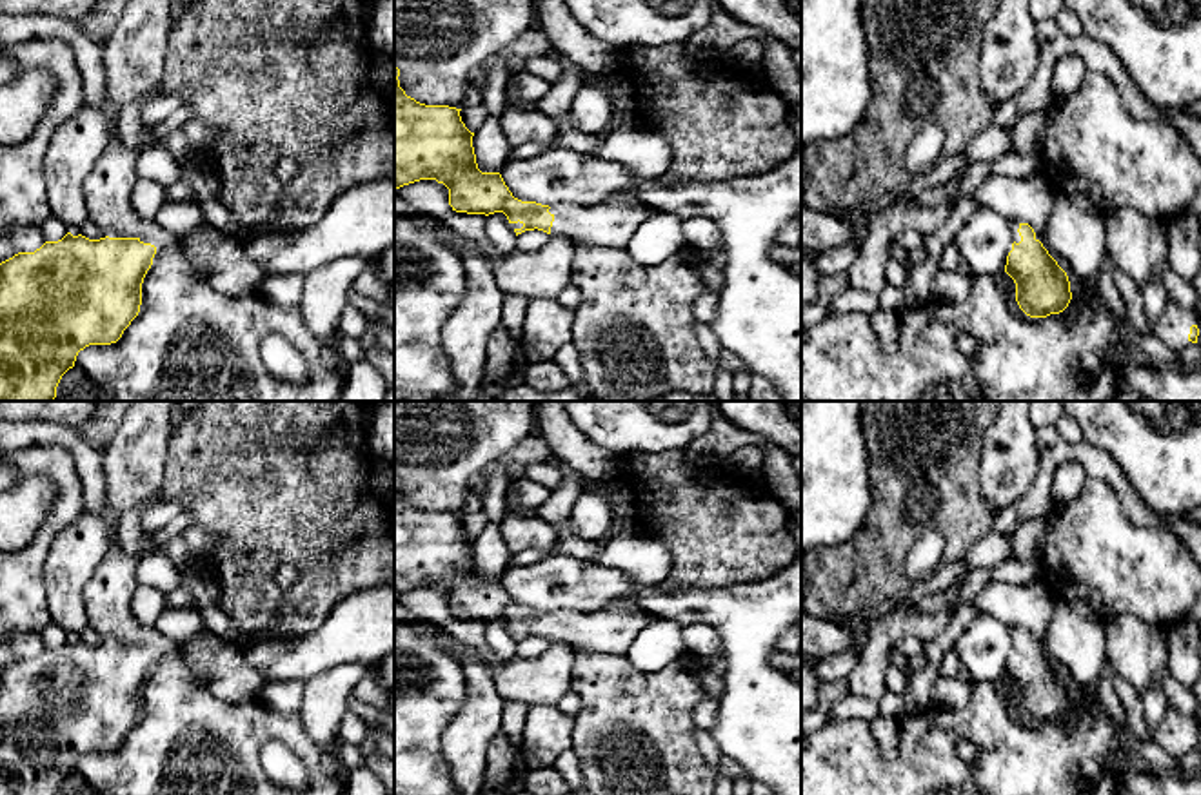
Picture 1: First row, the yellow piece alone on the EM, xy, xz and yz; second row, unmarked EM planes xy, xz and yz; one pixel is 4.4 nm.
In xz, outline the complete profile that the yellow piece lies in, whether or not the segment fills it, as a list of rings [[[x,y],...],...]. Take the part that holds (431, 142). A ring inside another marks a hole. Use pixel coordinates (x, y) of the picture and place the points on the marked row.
[[[394,64],[394,191],[436,180],[449,189],[452,211],[485,216],[503,212],[516,236],[538,229],[574,243],[627,250],[647,220],[643,203],[627,200],[580,207],[514,198],[500,172],[478,169],[474,132],[462,122],[462,109],[416,102],[400,87],[398,76]]]

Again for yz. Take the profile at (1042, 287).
[[[1008,221],[1017,234],[1008,247],[1005,272],[1016,283],[1019,309],[1030,318],[1063,312],[1072,299],[1067,272],[1048,254],[1028,223]]]

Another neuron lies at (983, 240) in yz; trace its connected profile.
[[[978,207],[959,229],[952,249],[961,254],[972,278],[1005,272],[1008,247],[1017,231],[990,207]]]

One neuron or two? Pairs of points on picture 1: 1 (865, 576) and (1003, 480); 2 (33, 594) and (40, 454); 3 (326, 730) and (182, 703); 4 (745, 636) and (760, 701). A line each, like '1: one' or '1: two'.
1: two
2: one
3: two
4: one

